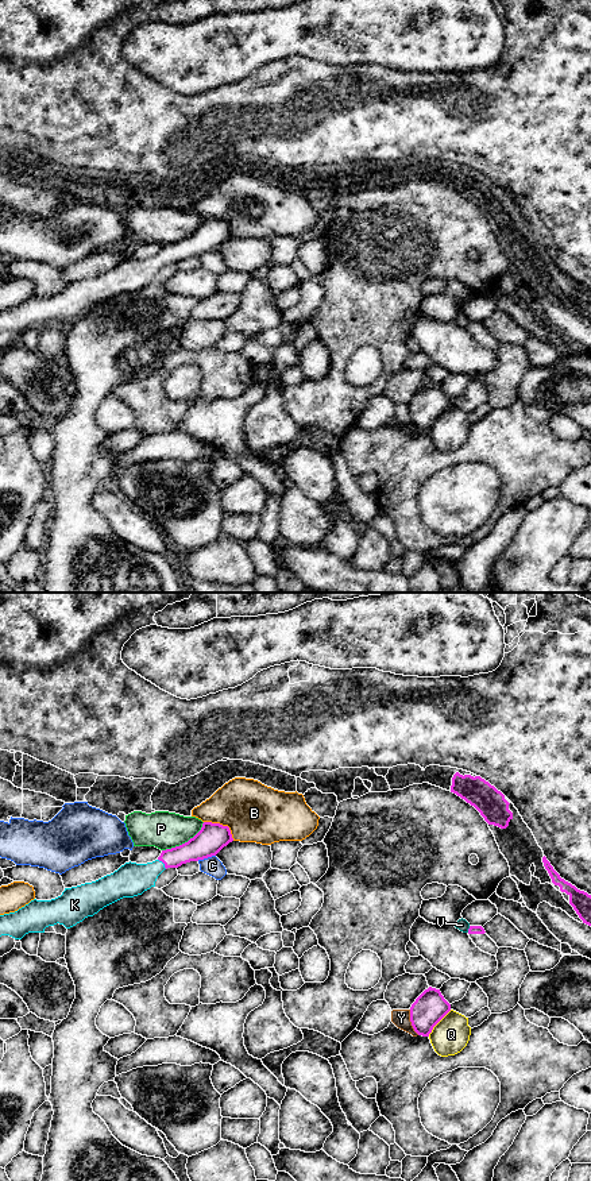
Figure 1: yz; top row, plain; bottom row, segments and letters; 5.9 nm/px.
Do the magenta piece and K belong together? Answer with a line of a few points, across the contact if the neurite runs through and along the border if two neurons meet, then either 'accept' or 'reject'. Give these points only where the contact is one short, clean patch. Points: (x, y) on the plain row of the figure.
yz (201, 240), (163, 258), (146, 270), (131, 274) | accept

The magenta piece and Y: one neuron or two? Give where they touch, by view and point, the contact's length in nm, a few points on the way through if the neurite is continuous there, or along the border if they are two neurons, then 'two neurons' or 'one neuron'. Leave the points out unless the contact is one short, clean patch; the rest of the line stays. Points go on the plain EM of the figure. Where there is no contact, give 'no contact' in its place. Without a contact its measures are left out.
yz (410, 416) | 160 nm | along yz (409, 405), (410, 420), (418, 429) | two neurons

